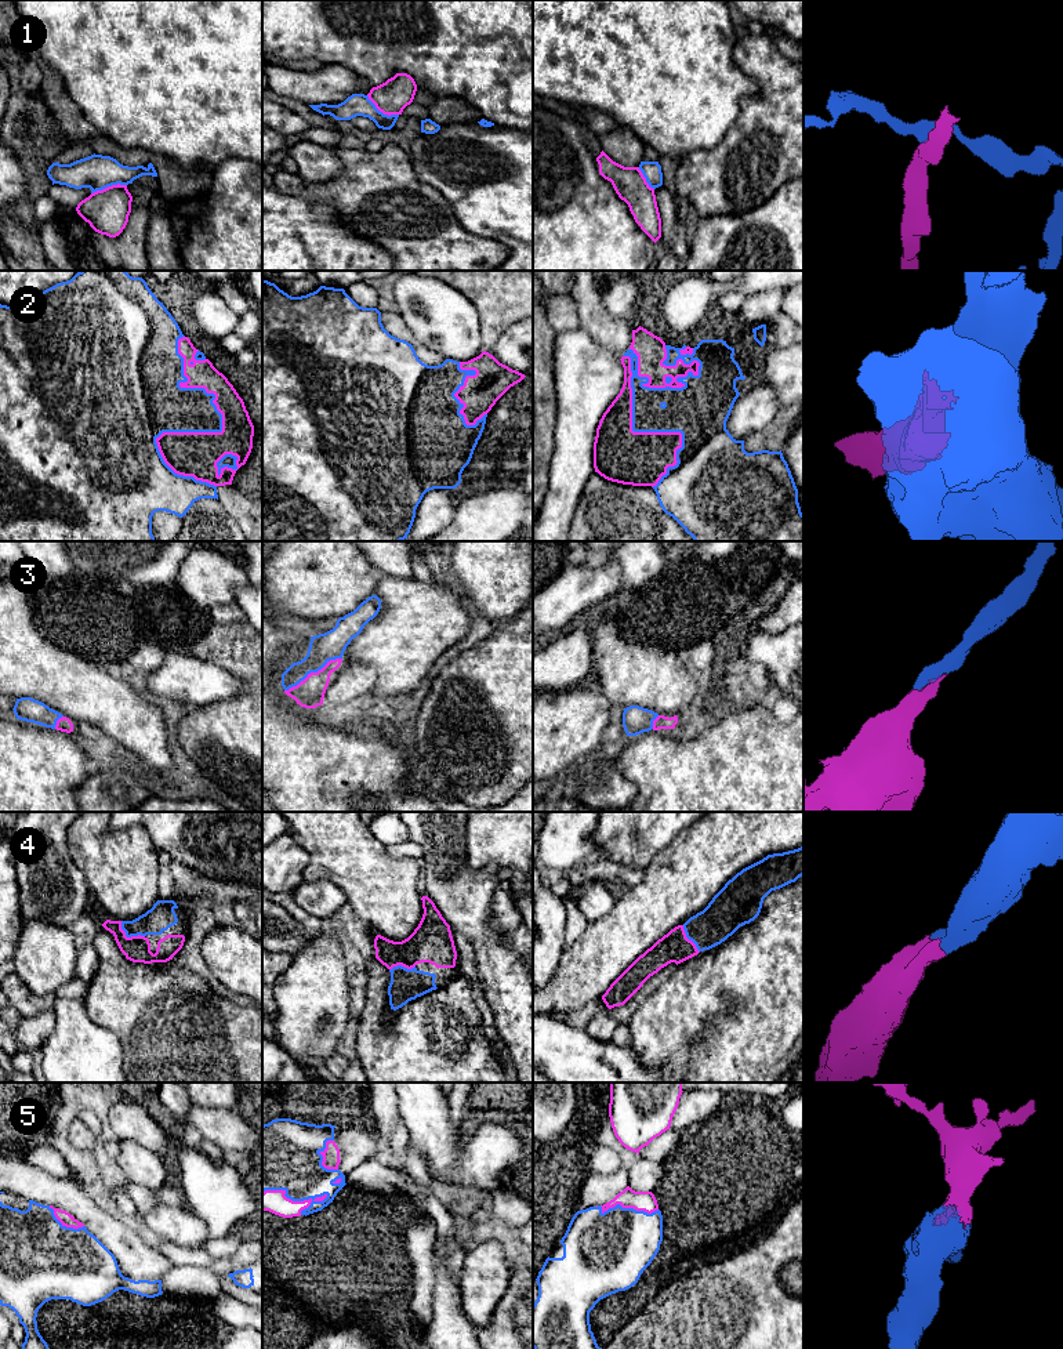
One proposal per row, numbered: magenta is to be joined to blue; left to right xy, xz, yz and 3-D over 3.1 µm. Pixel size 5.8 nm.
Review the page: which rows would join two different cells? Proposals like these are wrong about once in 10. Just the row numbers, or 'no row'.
no row

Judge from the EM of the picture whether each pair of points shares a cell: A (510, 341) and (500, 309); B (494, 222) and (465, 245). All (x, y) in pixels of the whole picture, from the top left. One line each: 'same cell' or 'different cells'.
A: different cells
B: different cells

